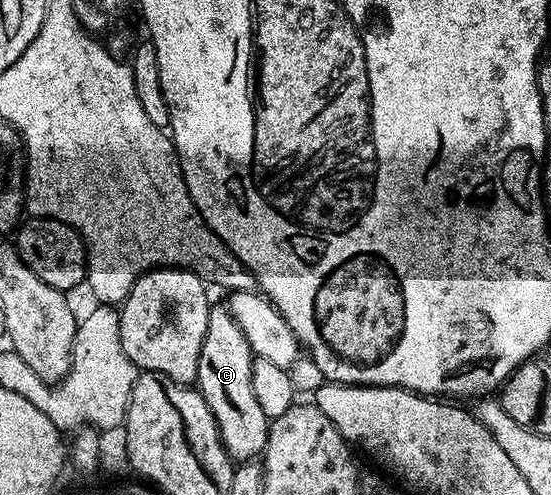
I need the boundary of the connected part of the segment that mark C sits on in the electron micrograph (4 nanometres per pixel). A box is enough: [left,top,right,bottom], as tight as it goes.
[195,305,269,463]

